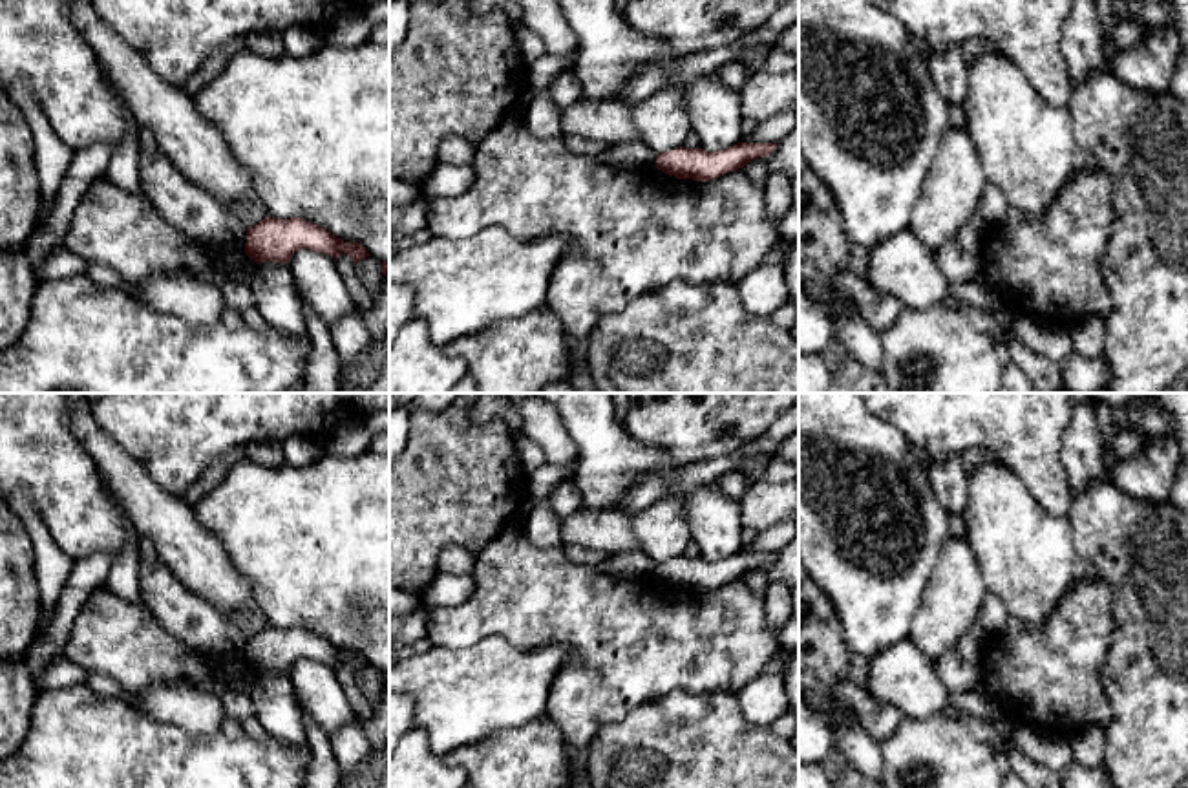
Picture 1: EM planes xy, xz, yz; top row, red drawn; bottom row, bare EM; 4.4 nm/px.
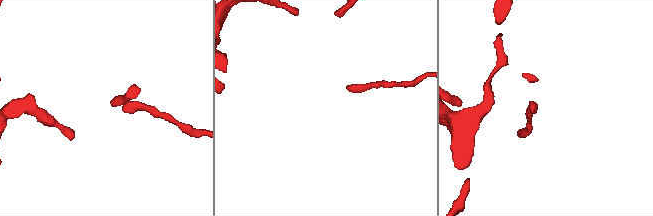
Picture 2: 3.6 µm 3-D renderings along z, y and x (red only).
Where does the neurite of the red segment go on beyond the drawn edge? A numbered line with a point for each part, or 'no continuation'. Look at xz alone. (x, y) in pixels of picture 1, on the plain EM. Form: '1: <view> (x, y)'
no continuation

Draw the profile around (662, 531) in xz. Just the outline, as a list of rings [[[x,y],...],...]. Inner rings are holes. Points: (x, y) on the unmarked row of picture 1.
[[[673,494],[631,517],[638,550],[656,565],[680,558],[693,541],[684,499]]]

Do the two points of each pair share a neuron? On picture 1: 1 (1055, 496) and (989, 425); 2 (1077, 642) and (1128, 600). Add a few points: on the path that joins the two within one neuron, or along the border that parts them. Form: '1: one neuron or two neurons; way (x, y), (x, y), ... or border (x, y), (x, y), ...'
1: one neuron; way (1042, 478), (1007, 443)
2: two neurons; border (1099, 576), (1112, 595), (1112, 644), (1108, 655)

